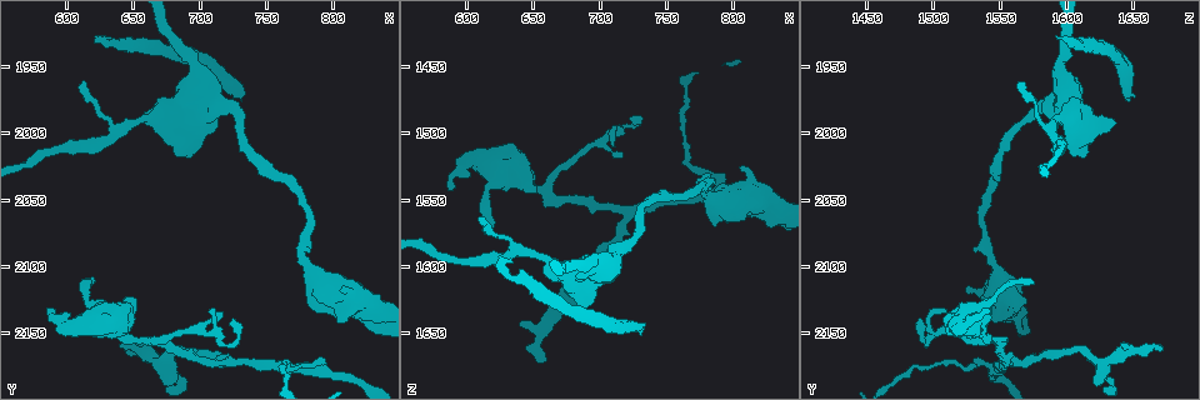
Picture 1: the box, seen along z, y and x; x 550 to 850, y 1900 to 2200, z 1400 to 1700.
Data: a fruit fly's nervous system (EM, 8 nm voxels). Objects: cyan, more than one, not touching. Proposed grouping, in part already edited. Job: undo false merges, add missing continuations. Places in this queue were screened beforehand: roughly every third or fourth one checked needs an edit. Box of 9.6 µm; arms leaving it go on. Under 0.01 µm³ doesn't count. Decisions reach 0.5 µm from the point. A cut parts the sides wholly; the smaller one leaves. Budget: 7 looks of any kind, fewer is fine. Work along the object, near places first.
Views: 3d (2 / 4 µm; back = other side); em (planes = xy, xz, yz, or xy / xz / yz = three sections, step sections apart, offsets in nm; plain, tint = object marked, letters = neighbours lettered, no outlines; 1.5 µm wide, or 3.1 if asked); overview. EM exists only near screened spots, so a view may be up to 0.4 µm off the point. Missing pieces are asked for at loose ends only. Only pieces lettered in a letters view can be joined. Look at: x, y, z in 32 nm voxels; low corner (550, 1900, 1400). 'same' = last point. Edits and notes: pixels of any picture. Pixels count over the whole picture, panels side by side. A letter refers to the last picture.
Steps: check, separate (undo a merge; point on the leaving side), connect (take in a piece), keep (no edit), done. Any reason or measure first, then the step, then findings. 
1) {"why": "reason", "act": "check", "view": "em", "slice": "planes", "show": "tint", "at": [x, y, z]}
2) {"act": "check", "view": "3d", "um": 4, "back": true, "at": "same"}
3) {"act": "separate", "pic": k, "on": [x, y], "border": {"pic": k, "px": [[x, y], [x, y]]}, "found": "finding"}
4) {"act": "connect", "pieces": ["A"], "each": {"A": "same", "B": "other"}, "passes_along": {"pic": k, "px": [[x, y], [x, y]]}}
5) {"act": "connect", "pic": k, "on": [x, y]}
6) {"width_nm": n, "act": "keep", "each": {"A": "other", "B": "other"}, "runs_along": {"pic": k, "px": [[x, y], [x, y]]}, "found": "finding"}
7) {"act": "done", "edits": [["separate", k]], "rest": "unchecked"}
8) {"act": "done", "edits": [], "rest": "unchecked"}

{"why": "an open end", "act": "check", "view": "em", "slice": "planes", "show": "letters", "at": [624, 1928, 1592]}

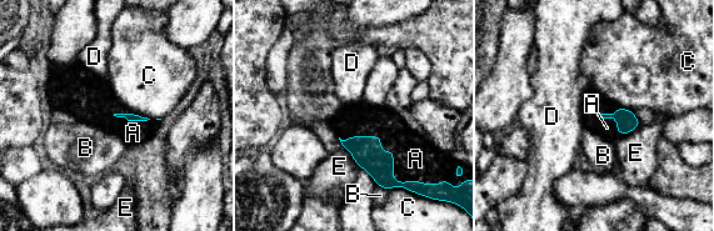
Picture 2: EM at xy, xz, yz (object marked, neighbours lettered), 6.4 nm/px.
{"act": "connect", "pieces": ["A"], "each": {"A": "same", "B": "other", "C": "other", "D": "other", "E": "other"}, "found": "the neuron continues"}

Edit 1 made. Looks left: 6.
{"why": "redraw", "act": "check", "view": "overview"}

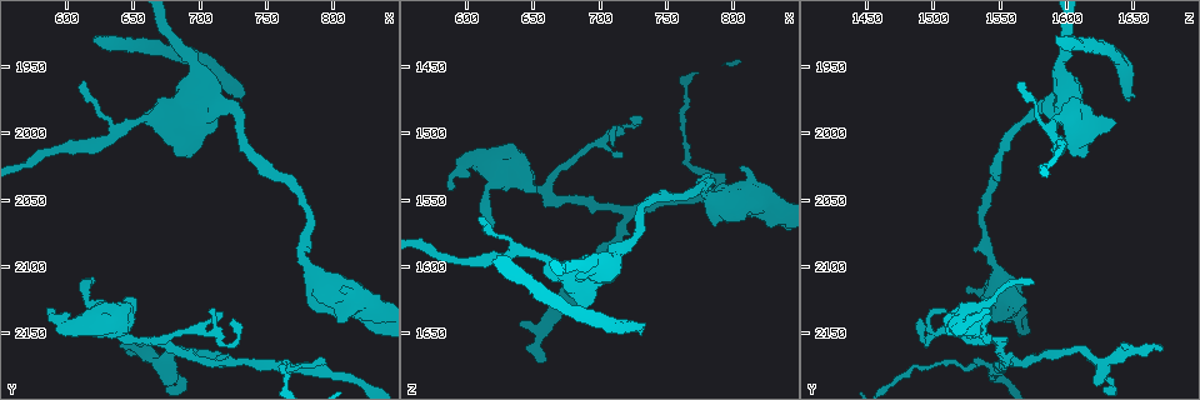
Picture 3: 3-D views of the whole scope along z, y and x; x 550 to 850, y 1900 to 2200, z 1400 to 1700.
{"why": "arms part here", "act": "check", "view": "em", "slice": "xz", "step": 8, "show": "tint", "at": [658, 2154, 1542]}

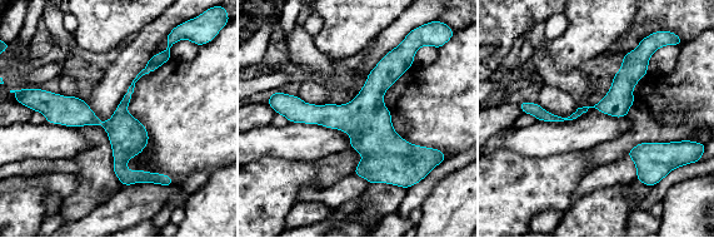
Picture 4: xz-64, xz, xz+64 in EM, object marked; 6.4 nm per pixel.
{"why": "another direction", "act": "check", "view": "em", "slice": "planes", "show": "letters", "at": "same"}

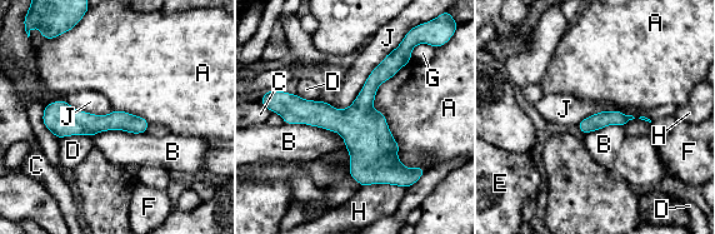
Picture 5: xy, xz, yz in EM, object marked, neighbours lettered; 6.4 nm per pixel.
{"act": "keep", "each": {"A": "other", "B": "other", "C": "other", "D": "other", "E": "other", "F": "other", "G": "other", "H": "other", "J": "other"}, "border": {"pic": 5, "px": [[400, 43], [349, 105], [329, 104]]}, "found": "one neuron here"}

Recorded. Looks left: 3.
{"why": "tapers out", "act": "check", "view": "3d", "um": 4, "back": true, "at": [614, 2108, 1572]}

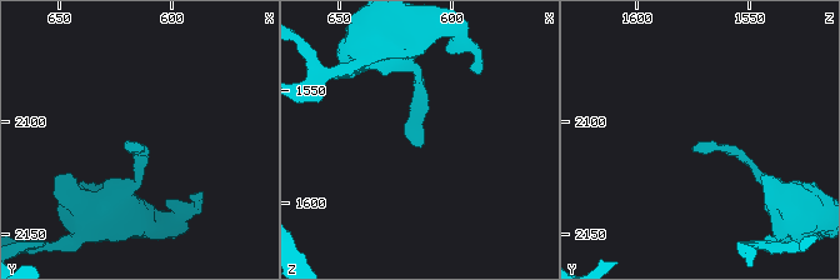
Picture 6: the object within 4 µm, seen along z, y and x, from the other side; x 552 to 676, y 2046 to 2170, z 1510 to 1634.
{"why": "shape alone is not enough", "act": "check", "view": "em", "slice": "planes", "show": "plain", "at": [615, 2109, 1573]}

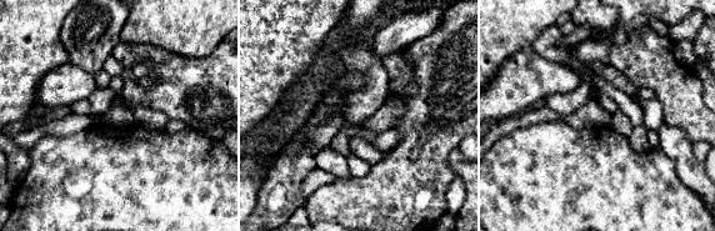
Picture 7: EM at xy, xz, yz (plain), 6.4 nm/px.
{"act": "check", "view": "em", "slice": "planes", "show": "letters", "at": "same"}

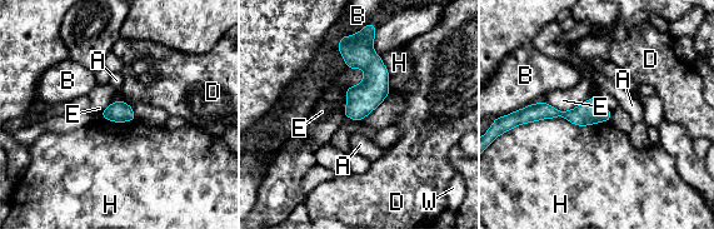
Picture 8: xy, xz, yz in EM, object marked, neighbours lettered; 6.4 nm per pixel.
{"act": "keep", "each": {"A": "other", "B": "other", "D": "other", "E": "other", "H": "other", "W": "other"}, "border": {"pic": 8, "px": [[360, 68], [343, 113]]}, "found": "no lettered piece goes on from it"}

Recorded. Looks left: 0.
{"act": "done", "edits": [["connect", 2]], "rest": "unchecked"}

